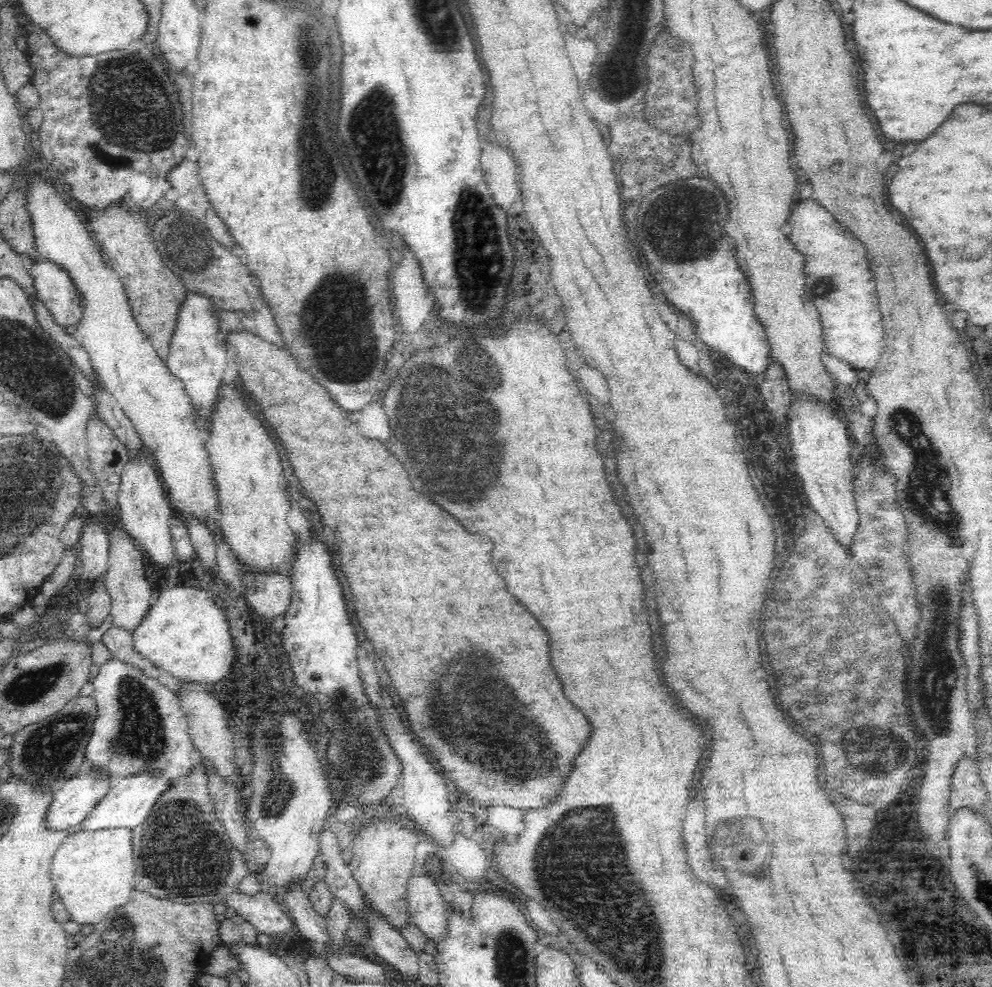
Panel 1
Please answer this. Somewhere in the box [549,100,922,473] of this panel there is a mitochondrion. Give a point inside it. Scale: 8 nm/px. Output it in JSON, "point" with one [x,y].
{"point":[680,231]}

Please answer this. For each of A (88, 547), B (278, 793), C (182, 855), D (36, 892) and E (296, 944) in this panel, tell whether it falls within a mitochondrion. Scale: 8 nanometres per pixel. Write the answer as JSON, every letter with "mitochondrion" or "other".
{"A":"other","B":"mitochondrion","C":"mitochondrion","D":"other","E":"other"}

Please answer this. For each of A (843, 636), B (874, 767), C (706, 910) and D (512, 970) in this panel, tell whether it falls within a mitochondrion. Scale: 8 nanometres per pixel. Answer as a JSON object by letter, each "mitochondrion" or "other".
{"A":"mitochondrion","B":"other","C":"other","D":"mitochondrion"}

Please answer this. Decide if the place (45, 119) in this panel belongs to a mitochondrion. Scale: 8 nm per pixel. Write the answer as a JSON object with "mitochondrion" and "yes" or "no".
{"mitochondrion":"no"}

